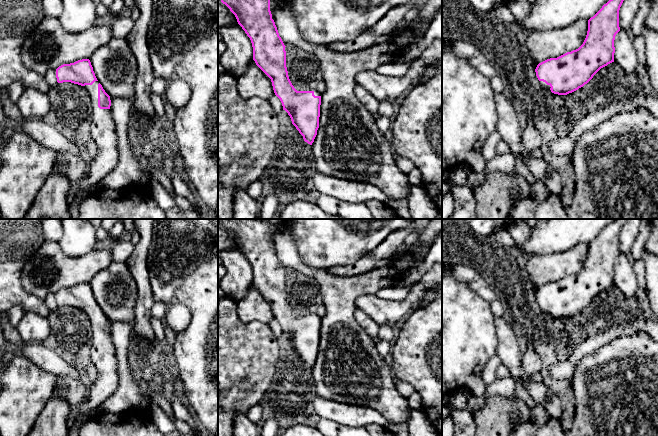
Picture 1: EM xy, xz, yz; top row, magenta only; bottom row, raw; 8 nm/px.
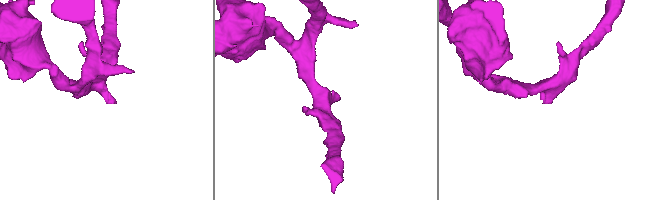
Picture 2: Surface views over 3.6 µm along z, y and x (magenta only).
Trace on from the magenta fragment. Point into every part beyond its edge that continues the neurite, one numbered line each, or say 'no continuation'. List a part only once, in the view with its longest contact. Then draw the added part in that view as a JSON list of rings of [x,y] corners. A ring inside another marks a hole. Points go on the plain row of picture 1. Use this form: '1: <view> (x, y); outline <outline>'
1: xy (103, 352); outline [[[98,305],[92,309],[83,310],[90,318],[92,330],[92,346],[90,362],[98,372],[98,378],[89,388],[84,402],[74,410],[69,425],[79,417],[98,412],[104,401],[115,393],[118,387],[119,376],[117,370],[117,354],[110,333],[98,331]]]

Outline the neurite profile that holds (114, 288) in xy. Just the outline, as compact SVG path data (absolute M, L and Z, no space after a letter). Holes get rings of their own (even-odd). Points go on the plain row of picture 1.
M111 262L89 284L98 306L110 321L133 321L137 285L126 263Z

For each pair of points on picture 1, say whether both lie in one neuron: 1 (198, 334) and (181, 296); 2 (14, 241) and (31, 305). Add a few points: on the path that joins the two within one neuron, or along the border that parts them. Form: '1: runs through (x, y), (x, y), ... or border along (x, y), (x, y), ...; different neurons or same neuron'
1: runs through (198, 324), (198, 311), (191, 304); same neuron
2: runs through (13, 257), (13, 287), (15, 289); same neuron

